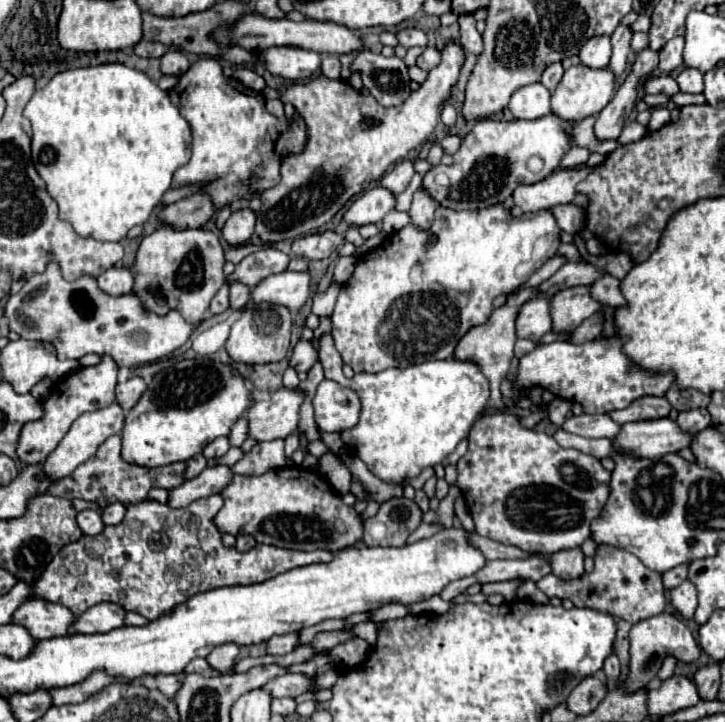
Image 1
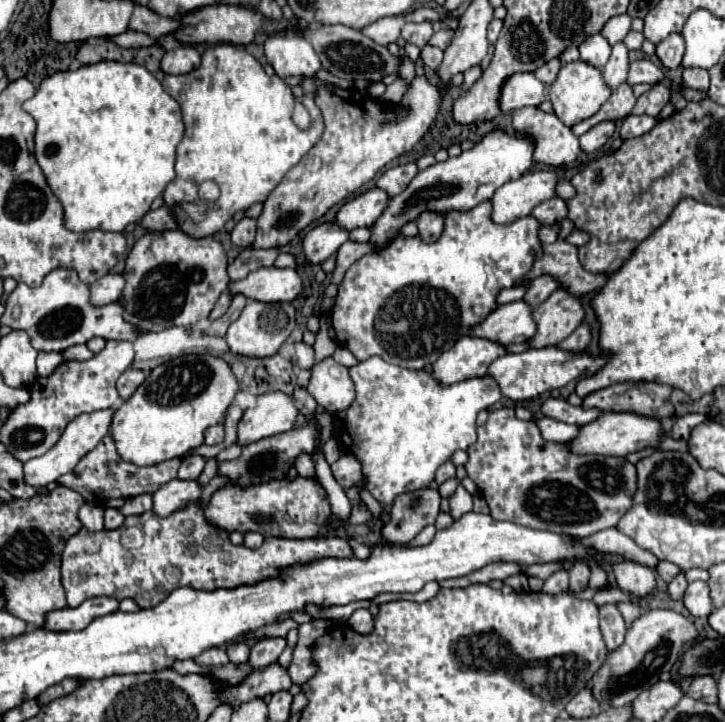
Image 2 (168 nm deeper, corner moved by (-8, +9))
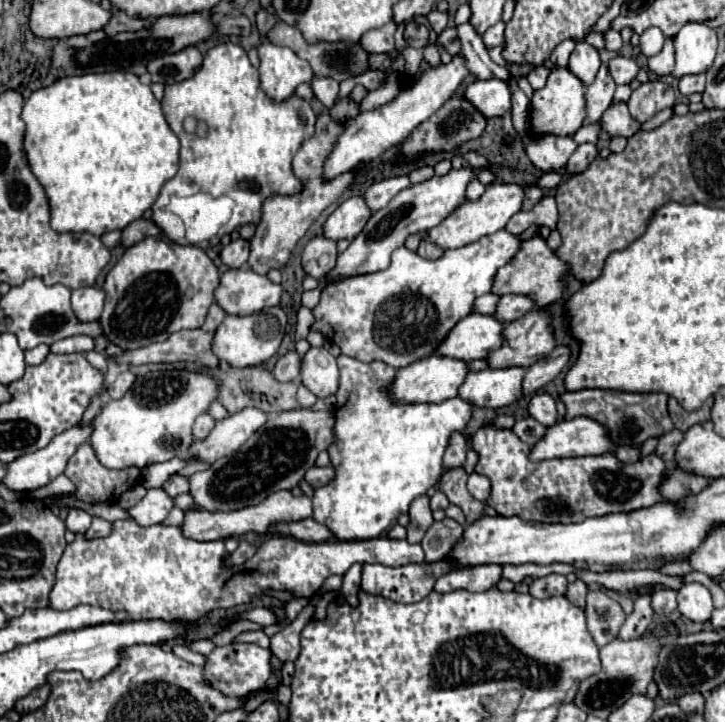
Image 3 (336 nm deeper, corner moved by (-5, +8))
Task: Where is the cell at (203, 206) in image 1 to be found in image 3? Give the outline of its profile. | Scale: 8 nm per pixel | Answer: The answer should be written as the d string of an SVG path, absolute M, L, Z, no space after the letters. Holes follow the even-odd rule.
M137 219L121 231L121 245L127 249L127 247L143 241L145 237L157 237L157 235L161 235L161 231L151 221Z

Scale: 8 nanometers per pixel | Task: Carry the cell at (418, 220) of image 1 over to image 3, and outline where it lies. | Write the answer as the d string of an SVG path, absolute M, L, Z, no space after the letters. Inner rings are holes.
M421 239L421 245L419 245L419 251L417 251L421 257L427 257L427 259L439 259L443 255L443 249L433 245L433 243L427 243L425 239Z

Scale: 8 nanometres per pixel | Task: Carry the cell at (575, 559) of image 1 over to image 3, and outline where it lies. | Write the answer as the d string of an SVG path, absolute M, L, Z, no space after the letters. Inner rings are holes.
M577 579L575 583L571 583L569 585L569 589L567 589L567 599L575 605L575 607L579 607L579 609L583 609L585 607L585 595L587 595L587 585L581 581L581 579Z

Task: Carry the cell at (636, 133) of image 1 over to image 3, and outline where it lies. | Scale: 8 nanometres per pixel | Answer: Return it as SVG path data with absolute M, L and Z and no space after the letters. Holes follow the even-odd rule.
M623 101L611 103L609 109L601 115L599 125L601 125L601 131L609 133L611 137L617 137L617 135L631 137L639 131L639 123L629 115L627 105Z

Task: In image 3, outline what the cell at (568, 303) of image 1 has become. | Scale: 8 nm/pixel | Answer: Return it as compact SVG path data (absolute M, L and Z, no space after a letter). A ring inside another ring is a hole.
M533 307L521 319L507 323L503 333L507 333L507 341L503 341L495 353L485 357L491 369L503 369L507 365L531 367L555 347L549 317L539 307Z

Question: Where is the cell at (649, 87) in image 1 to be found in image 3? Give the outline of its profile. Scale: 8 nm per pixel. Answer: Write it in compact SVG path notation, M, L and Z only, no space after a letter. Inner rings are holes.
M613 57L607 61L607 69L611 73L611 77L615 79L617 85L623 85L623 83L631 83L639 71L637 63L633 59L627 59L627 57Z

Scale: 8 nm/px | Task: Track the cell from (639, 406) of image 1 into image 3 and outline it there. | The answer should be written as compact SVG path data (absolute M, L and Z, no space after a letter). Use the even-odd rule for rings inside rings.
M583 389L575 393L561 393L559 399L565 403L565 419L589 417L601 423L607 431L607 437L613 443L613 449L619 447L641 447L651 437L663 437L673 427L667 413L667 395L665 393L623 393L623 391L605 391L605 389Z

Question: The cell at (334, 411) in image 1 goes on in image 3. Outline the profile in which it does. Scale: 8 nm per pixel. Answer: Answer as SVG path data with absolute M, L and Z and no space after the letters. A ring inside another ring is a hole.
M311 347L301 359L301 381L319 399L335 393L339 387L335 357L325 347Z

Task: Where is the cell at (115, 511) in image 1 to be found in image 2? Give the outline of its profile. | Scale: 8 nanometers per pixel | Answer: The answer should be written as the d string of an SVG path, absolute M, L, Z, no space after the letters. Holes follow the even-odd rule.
M106 508L104 522L106 522L106 528L112 528L114 530L114 528L120 528L124 524L124 516L116 508Z

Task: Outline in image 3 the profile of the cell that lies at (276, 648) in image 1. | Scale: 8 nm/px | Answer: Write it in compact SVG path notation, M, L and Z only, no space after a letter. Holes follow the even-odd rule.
M229 643L223 647L215 647L205 657L203 677L209 687L221 691L227 697L247 697L251 693L261 691L267 679L271 677L269 657L271 657L269 649L261 649L259 645L251 645L251 643Z

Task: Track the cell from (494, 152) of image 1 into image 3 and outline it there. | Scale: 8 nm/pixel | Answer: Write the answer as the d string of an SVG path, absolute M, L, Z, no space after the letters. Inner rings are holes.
M463 167L459 171L451 169L445 177L433 177L425 183L419 185L411 185L407 189L403 189L401 193L397 193L387 207L379 209L377 213L373 213L367 221L367 225L363 227L363 231L349 243L349 247L337 255L337 265L335 269L325 275L327 285L329 283L339 283L347 277L355 277L355 275L363 275L363 273L375 273L381 269L387 269L391 265L391 253L401 247L405 243L405 239L413 233L425 233L427 229L439 225L457 205L461 205L465 201L465 187L467 183L477 177L483 185L489 185L495 175L489 169L479 169L473 171L471 167Z

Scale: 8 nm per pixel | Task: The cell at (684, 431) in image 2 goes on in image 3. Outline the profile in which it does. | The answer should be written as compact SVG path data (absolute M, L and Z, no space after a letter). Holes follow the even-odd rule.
M673 429L671 433L663 435L655 447L655 455L661 457L665 463L673 463L673 455L681 439L683 439L683 433L679 429Z

